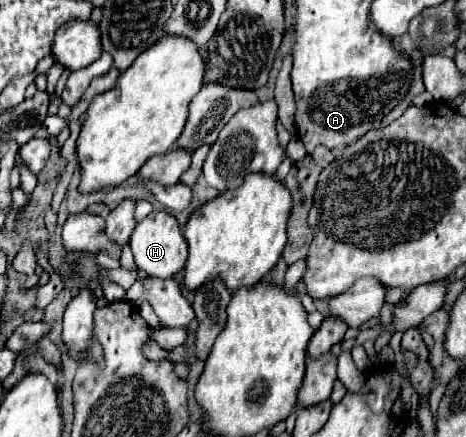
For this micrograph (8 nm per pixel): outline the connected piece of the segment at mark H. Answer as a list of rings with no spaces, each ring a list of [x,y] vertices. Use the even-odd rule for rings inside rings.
[[[153,210],[145,220],[141,220],[135,226],[131,236],[131,250],[139,270],[157,278],[171,278],[173,274],[183,270],[187,260],[187,242],[181,234],[179,222],[175,220],[173,214],[161,212],[161,210]]]

